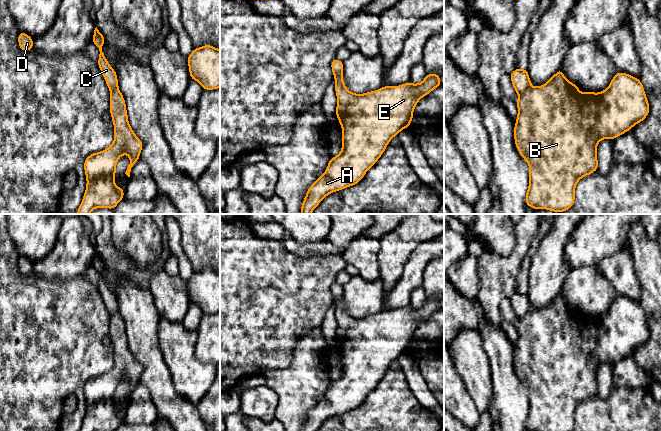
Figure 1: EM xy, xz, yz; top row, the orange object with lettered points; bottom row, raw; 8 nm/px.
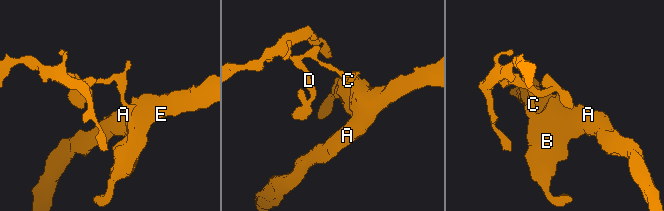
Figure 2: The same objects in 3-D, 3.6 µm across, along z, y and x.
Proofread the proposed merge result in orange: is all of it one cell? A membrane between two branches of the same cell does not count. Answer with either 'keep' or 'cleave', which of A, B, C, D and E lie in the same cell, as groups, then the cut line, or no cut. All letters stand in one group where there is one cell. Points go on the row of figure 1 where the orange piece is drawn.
cleave; groups A B E / C D; cut yz (531, 86), (519, 96)

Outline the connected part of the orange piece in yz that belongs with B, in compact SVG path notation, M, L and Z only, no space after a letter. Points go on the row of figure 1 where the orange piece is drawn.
M560 68L548 82L531 87L519 96L516 102L518 115L514 126L515 145L519 154L529 165L529 186L525 203L535 210L546 209L562 213L575 201L578 181L598 170L597 145L600 140L611 139L628 132L649 114L650 106L640 78L617 72L609 86L602 92L580 92L577 85L567 80Z

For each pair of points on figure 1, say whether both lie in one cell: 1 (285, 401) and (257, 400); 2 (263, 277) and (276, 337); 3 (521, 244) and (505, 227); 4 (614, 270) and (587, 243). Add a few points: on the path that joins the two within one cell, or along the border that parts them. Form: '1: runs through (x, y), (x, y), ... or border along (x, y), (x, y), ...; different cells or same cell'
1: border along (265, 385), (277, 396), (275, 418); different cells
2: runs through (263, 292), (263, 322); same cell
3: border along (514, 225), (514, 249), (509, 254), (500, 256); different cells
4: border along (623, 246), (618, 251), (599, 260), (595, 264); different cells

